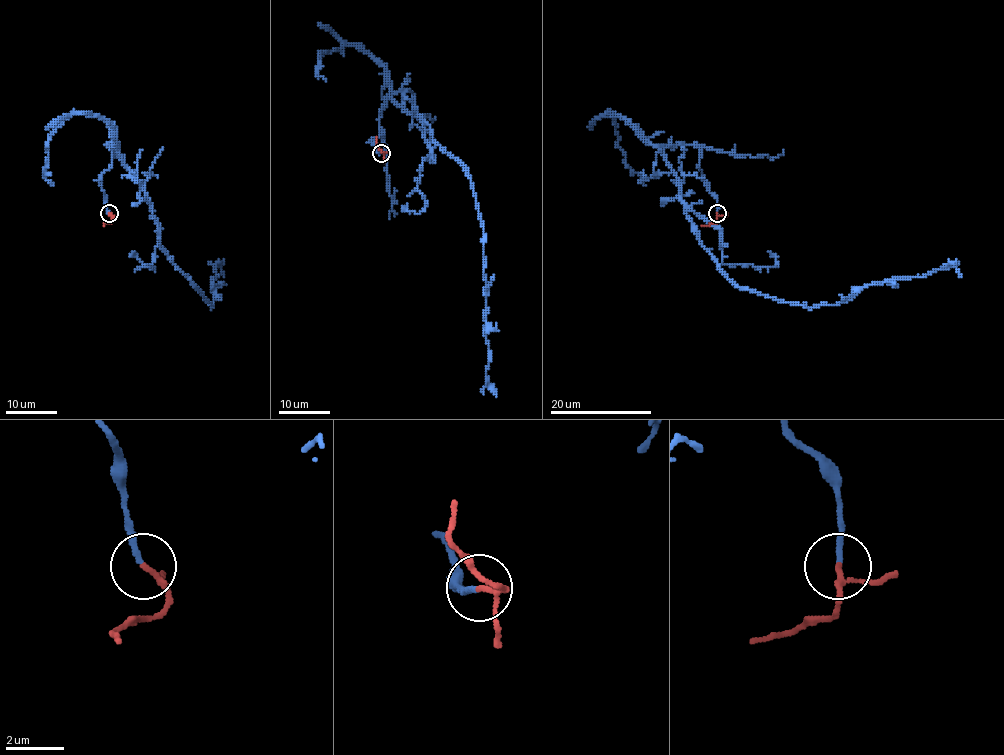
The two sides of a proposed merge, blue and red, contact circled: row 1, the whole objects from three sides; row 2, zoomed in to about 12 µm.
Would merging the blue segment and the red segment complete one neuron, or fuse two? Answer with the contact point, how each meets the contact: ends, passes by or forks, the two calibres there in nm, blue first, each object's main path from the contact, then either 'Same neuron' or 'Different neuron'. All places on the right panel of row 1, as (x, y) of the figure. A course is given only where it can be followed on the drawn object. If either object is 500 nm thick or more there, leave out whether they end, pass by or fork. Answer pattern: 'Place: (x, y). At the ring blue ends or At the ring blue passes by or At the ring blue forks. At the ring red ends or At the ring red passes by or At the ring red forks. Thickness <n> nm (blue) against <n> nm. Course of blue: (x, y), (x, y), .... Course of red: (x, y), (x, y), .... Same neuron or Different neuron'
Place: (717, 213). At the ring blue ends. At the ring red passes by. Thickness 200 nm (blue) against 150 nm. Course of blue: (717, 212), (698, 164), (701, 151), (665, 145), (691, 226), (739, 286), (814, 308), (946, 265), (960, 276). Course of red: (717, 214), (717, 220), (702, 226). Same neuron

